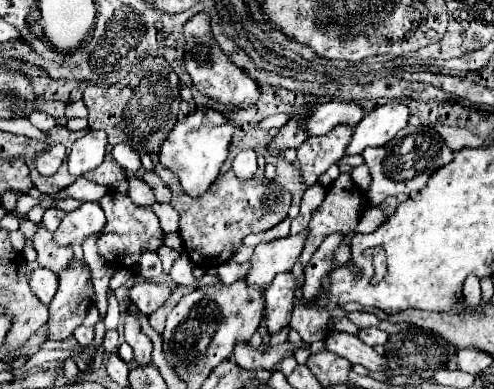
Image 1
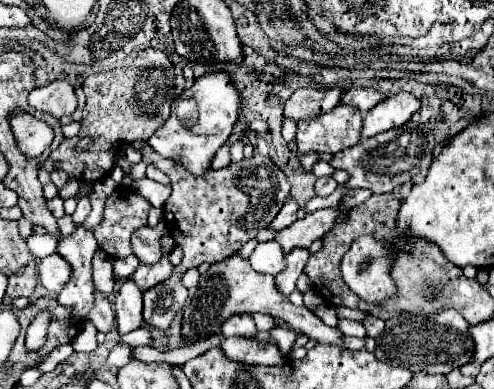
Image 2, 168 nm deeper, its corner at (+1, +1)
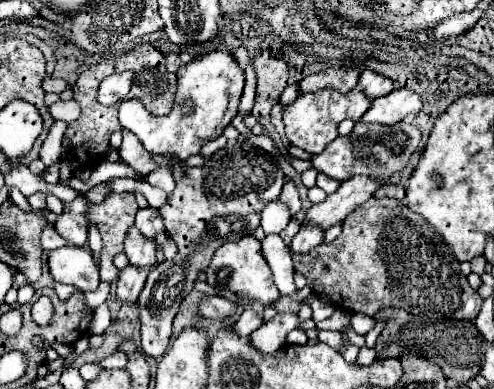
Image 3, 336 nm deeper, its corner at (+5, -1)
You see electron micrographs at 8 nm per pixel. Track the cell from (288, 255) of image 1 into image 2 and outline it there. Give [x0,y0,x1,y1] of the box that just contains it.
[274,209,340,253]

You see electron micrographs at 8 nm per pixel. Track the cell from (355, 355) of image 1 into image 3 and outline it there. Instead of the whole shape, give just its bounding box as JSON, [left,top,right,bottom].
[206,235,280,305]

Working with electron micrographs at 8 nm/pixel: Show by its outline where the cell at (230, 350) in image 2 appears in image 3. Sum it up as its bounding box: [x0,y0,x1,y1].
[250,313,300,353]

